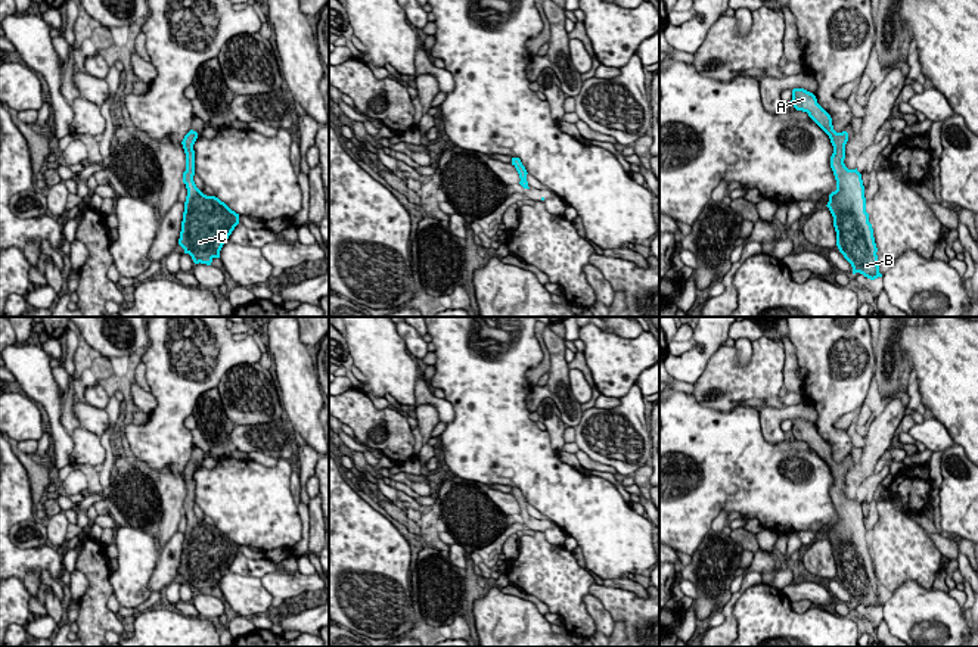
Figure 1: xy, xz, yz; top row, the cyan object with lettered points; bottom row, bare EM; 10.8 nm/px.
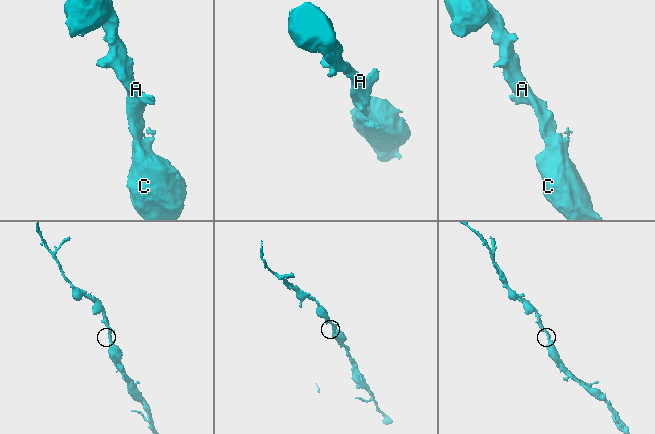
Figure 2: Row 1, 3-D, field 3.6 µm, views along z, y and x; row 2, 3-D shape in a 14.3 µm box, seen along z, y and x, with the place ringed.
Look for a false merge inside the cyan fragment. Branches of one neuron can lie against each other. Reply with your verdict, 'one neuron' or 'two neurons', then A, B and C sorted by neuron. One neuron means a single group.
one neuron; groups A B C

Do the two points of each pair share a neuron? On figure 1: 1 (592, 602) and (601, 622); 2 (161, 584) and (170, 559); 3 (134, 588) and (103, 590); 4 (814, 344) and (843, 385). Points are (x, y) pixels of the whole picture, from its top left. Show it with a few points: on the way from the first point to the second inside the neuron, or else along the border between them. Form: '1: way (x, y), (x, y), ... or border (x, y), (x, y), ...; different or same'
1: way (593, 606), (601, 618); same
2: way (161, 578), (168, 565); same
3: border (109, 574), (114, 593); different
4: way (825, 355), (826, 373), (831, 380); same

